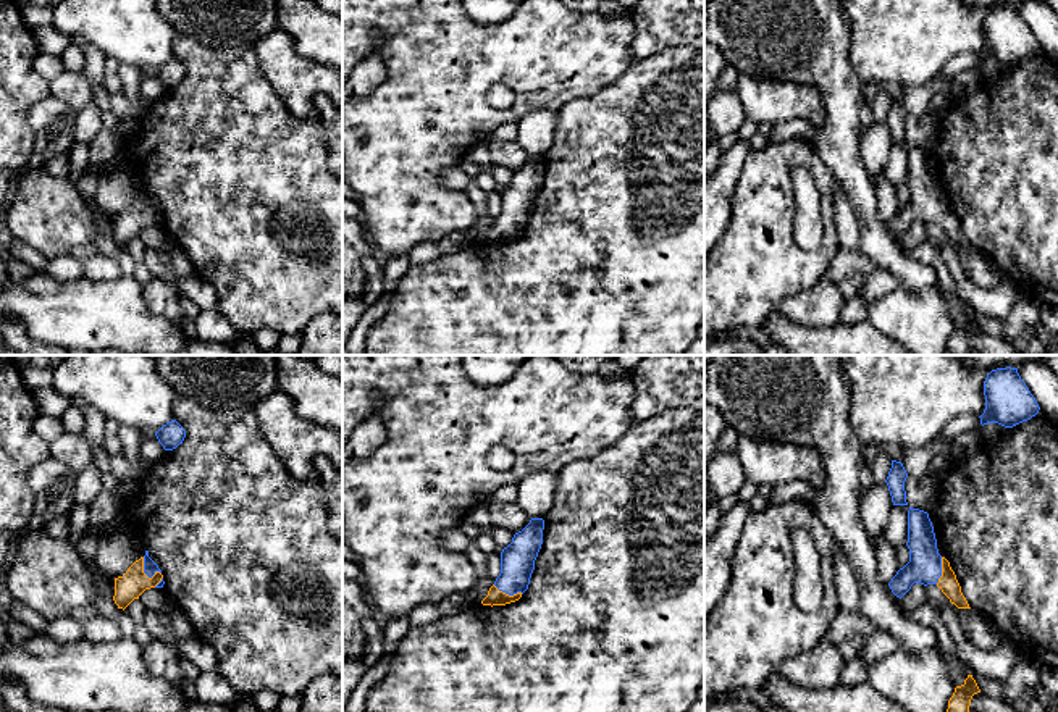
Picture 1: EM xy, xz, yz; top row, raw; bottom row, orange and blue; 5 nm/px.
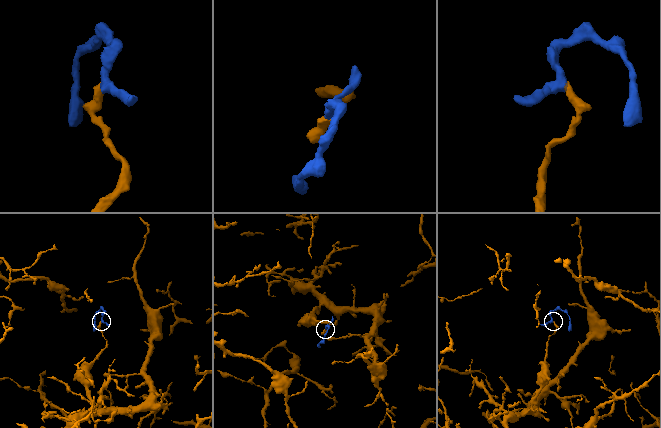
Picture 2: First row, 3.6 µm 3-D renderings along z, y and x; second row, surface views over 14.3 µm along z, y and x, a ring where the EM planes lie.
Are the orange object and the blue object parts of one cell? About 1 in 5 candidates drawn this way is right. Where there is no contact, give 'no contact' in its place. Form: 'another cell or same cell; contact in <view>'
same cell; contact in xy

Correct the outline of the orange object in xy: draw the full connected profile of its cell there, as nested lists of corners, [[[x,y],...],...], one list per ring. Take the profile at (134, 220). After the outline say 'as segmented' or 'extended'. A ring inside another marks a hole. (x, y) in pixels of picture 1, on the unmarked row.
[[[145,194],[136,199],[123,215],[115,216],[113,239],[118,247],[126,247],[134,237],[150,226],[163,226],[163,213],[158,203]]]; extended

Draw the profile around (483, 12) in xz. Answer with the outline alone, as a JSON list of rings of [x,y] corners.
[[[462,0],[468,18],[478,24],[499,24],[510,18],[523,0]]]

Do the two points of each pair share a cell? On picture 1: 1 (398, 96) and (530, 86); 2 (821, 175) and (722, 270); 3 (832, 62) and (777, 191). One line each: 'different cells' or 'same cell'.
1: same cell
2: same cell
3: different cells

